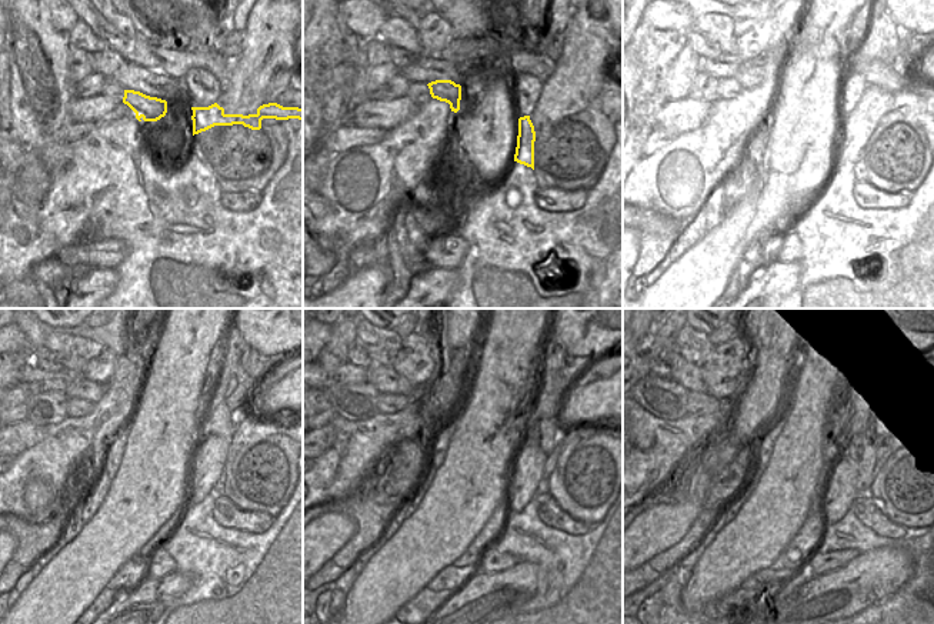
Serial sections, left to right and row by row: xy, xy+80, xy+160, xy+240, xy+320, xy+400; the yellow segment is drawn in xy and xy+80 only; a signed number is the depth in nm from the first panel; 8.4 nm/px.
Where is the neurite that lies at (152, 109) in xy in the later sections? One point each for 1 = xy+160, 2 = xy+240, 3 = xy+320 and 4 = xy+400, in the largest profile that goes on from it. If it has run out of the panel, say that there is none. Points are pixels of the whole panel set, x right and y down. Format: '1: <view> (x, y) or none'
1: xy+160 (749, 77)
2: xy+240 (80, 387)
3: xy+320 (384, 379)
4: xy+400 (689, 376)

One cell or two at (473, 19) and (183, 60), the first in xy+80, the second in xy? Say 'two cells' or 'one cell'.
two cells

